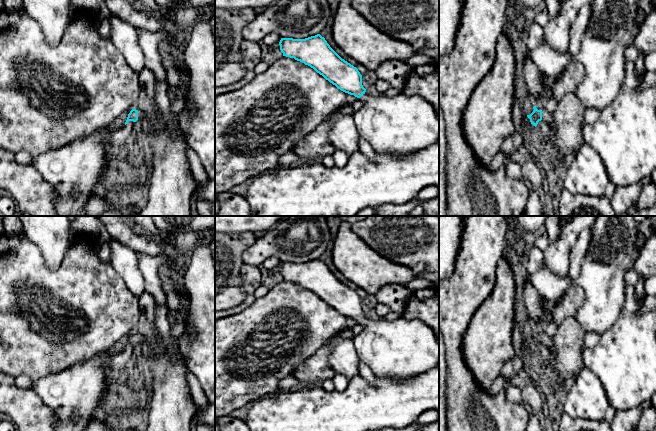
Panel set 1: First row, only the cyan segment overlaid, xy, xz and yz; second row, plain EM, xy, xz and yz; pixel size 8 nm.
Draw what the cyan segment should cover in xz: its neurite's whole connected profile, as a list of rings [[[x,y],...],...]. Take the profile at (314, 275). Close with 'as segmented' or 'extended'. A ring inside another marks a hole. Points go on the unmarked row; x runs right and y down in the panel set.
[[[320,258],[305,263],[281,262],[283,280],[313,292],[341,315],[354,319],[364,329],[352,340],[359,360],[379,378],[413,378],[434,368],[439,363],[439,343],[433,330],[418,319],[407,320],[402,316],[393,321],[385,318],[368,318],[362,309],[362,299],[356,291],[342,283]]] | extended

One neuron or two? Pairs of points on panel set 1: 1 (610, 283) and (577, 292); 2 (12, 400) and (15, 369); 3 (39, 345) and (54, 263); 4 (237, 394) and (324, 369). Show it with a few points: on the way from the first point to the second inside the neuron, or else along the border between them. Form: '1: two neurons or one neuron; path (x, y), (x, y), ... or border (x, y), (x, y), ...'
1: two neurons; border (576, 283), (583, 289), (584, 301), (575, 312)
2: two neurons; border (10, 374), (14, 378)
3: two neurons; border (39, 249), (51, 268), (68, 250)
4: two neurons; border (307, 358), (290, 375)

